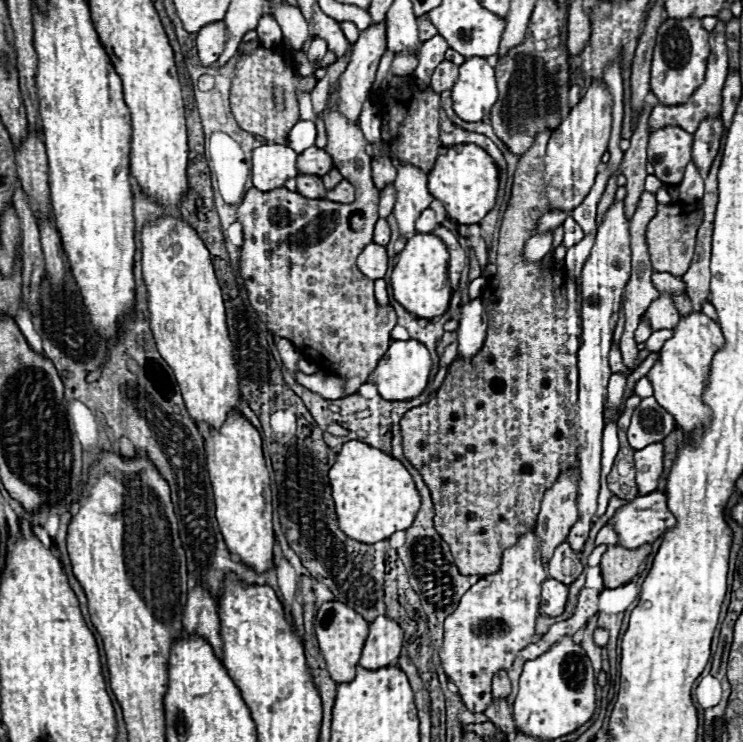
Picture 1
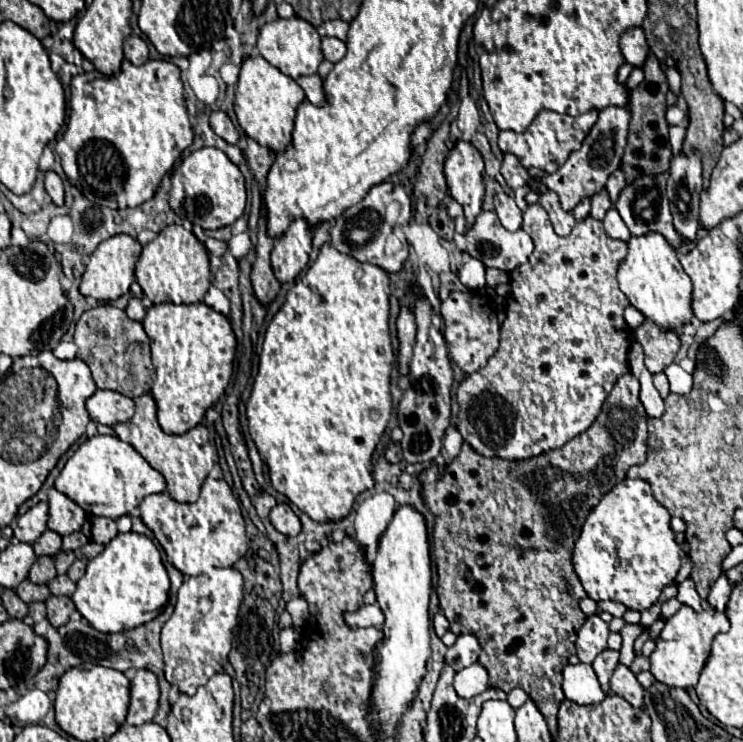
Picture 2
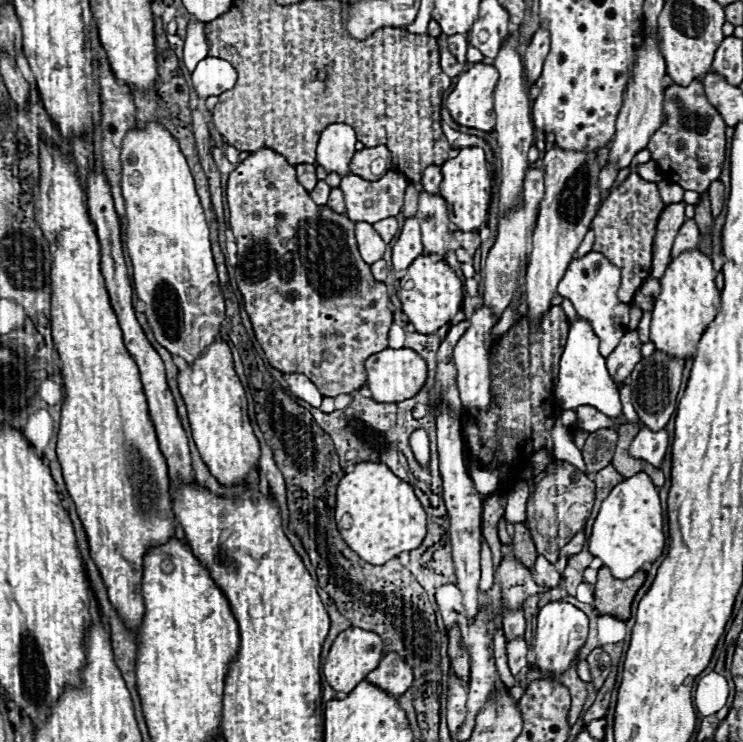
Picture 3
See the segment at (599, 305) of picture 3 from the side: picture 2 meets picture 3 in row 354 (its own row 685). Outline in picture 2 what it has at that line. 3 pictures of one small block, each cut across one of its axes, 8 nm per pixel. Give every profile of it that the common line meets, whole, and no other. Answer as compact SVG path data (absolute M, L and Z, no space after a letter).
M610 648L602 650L602 652L596 656L596 660L592 662L592 666L594 666L596 674L598 674L598 680L600 680L602 688L604 688L604 692L610 694L608 680L610 680L610 676L612 676L614 668L618 666L618 652L616 652L616 650L610 650Z

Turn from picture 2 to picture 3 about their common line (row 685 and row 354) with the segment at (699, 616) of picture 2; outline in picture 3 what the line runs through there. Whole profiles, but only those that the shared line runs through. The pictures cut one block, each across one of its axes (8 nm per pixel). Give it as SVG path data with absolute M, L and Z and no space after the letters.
M700 250L684 252L668 264L666 274L660 278L662 292L656 298L650 326L650 340L654 342L656 350L680 360L696 356L698 340L720 310L720 292L714 278L716 270L712 268L712 260Z

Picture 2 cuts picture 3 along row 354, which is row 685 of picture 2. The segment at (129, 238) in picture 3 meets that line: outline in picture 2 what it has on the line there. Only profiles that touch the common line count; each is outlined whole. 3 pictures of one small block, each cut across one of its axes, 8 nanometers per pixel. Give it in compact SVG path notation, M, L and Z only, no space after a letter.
M214 568L214 574L190 576L182 582L178 590L178 600L174 614L162 628L162 650L164 650L164 672L172 686L178 686L180 692L194 694L200 684L206 684L210 676L222 670L222 662L228 658L232 648L232 634L238 624L238 610L244 598L244 578L236 568Z

